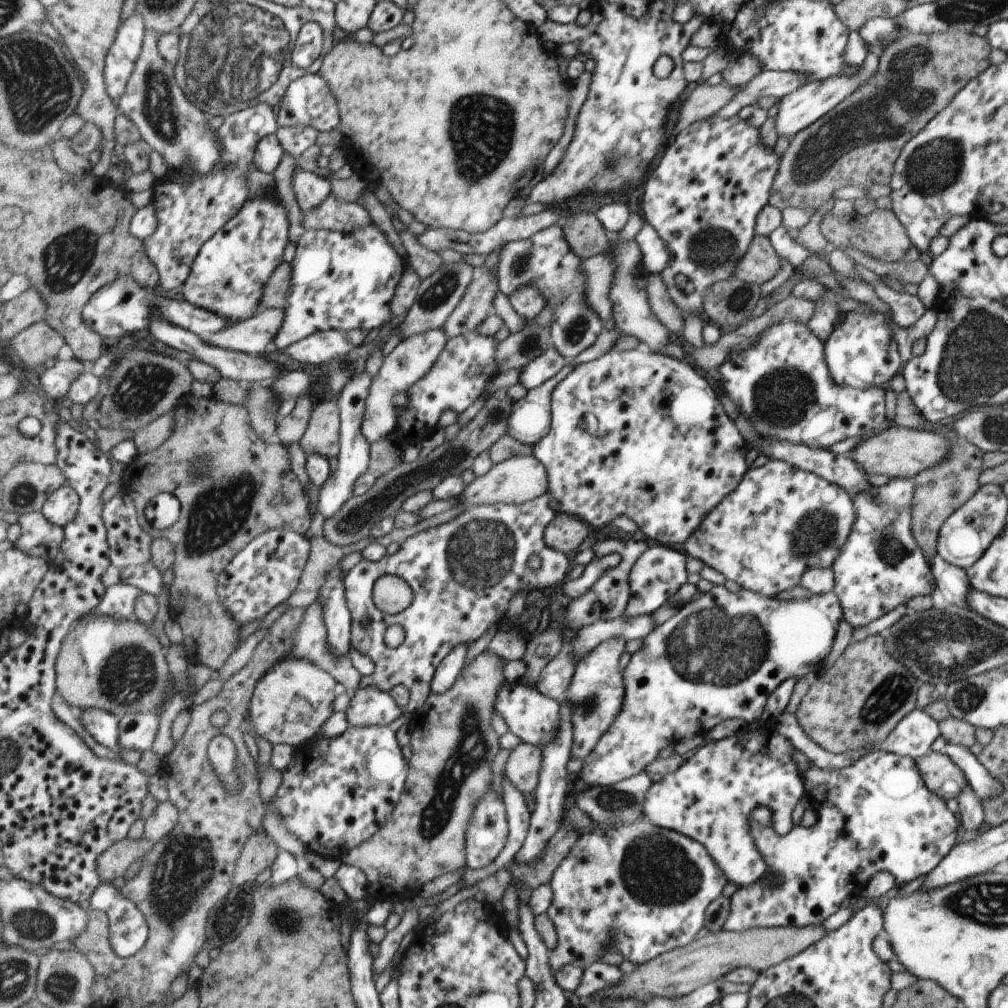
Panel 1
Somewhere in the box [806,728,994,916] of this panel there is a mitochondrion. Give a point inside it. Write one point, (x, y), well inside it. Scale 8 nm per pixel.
(895, 816)

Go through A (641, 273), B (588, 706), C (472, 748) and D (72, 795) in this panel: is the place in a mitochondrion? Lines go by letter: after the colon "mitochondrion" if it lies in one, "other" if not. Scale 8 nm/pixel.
A: other
B: mitochondrion
C: mitochondrion
D: other

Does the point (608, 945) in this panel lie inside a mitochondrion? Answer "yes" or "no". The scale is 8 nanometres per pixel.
no

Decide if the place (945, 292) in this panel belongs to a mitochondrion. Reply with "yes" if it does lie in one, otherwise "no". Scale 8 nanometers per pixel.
no

